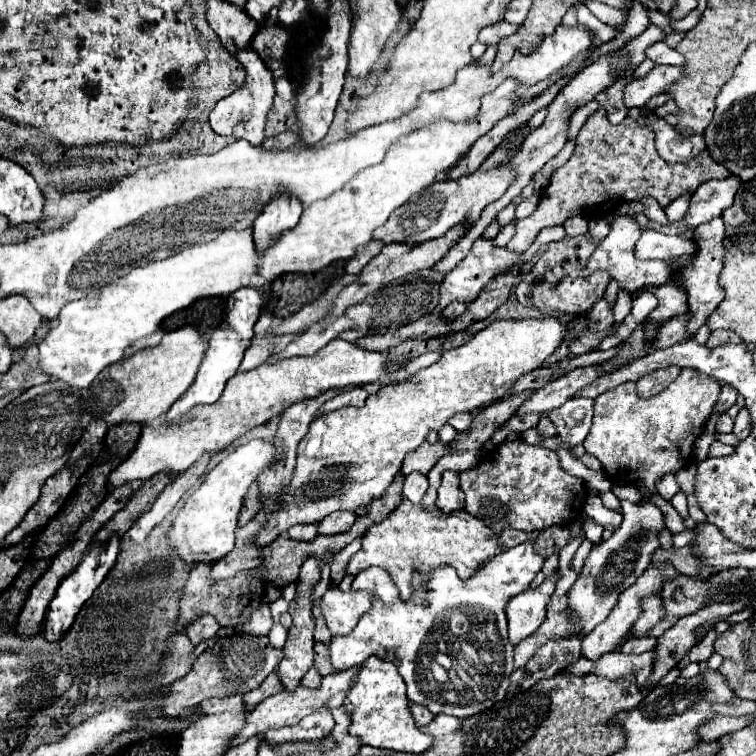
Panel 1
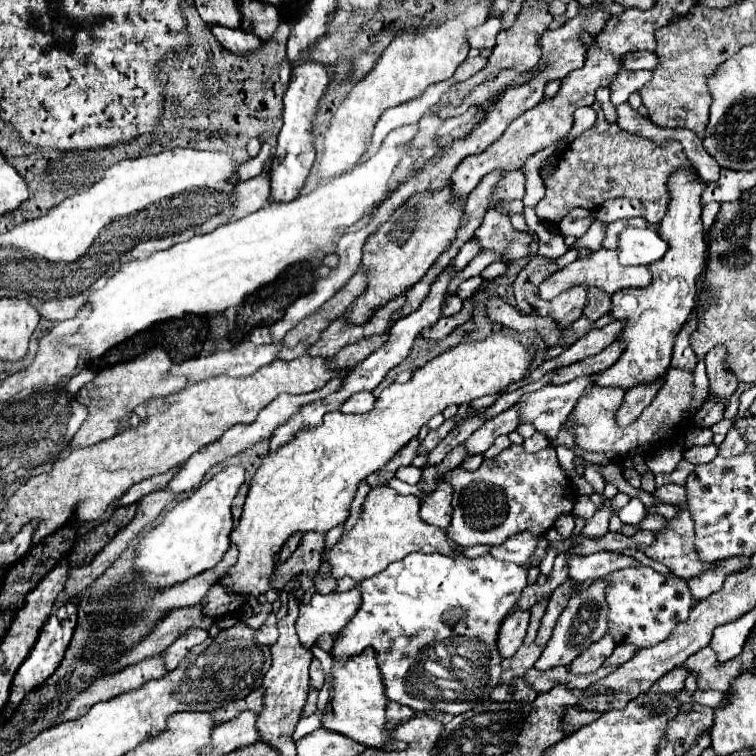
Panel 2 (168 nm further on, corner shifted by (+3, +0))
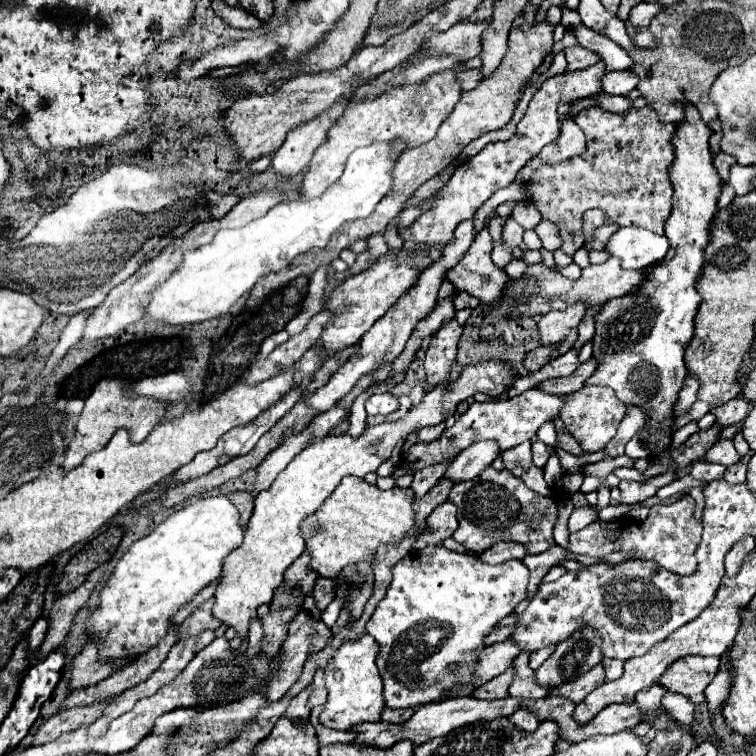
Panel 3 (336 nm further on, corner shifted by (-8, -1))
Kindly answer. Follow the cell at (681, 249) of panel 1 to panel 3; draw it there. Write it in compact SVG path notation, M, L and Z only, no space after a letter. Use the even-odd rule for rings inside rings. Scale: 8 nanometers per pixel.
M620 228L606 244L606 250L622 260L624 268L644 270L658 264L670 250L666 236L658 236L646 228Z

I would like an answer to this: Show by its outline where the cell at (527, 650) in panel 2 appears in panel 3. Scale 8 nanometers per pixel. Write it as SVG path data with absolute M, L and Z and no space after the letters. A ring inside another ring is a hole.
M508 668L504 674L492 678L490 682L482 684L480 688L474 690L472 696L476 698L482 698L482 700L494 700L494 698L506 698L508 696L508 688L510 688L510 682L514 678L516 670L514 668Z

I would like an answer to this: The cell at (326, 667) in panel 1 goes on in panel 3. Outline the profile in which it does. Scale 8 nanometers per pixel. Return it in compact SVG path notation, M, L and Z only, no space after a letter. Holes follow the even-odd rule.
M318 668L316 674L314 674L314 692L308 698L308 708L324 704L326 698L328 698L328 690L326 690L326 684L324 684L324 670Z

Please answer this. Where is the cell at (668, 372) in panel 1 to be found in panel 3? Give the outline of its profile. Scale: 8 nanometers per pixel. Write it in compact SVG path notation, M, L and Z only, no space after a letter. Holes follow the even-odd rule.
M628 406L626 408L626 416L618 426L616 438L612 438L612 442L606 446L608 456L622 456L624 454L624 446L630 442L632 436L636 436L644 426L648 424L648 412L640 406Z

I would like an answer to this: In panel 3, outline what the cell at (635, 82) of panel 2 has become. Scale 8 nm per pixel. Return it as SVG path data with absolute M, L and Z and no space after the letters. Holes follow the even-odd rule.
M608 72L604 76L604 92L614 96L628 96L636 86L640 78L634 72Z

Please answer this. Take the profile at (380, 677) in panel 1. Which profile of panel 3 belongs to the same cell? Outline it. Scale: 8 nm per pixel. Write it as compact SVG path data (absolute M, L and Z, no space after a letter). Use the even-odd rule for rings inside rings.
M364 634L354 642L344 642L336 656L324 668L326 672L326 688L328 700L320 714L320 722L334 730L350 730L360 722L380 722L380 714L384 710L384 696L382 696L382 678L376 666L378 644L372 636Z

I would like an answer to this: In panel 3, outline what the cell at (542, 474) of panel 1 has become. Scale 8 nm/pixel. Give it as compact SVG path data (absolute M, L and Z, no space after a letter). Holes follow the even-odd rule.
M488 466L476 480L456 482L450 490L450 502L460 510L458 530L454 540L472 552L486 552L498 542L520 542L528 546L530 554L540 554L554 546L552 530L558 520L558 500L530 490L520 478L512 476L506 468L494 470Z

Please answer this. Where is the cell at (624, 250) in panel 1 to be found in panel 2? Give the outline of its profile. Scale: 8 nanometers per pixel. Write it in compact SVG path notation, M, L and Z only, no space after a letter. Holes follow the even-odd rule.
M599 249L595 251L591 257L587 259L577 259L573 261L571 265L559 269L557 273L553 273L551 277L547 277L539 289L537 289L537 295L541 299L553 299L557 297L559 293L563 293L565 289L571 289L575 285L585 285L585 287L599 287L603 289L605 293L613 295L615 291L619 289L625 289L625 287L647 287L651 283L651 271L649 267L623 267L619 265L617 261L617 249Z

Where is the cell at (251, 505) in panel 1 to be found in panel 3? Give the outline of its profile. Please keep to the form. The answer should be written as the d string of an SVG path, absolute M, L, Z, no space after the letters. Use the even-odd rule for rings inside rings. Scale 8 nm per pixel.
M234 492L230 494L234 506L240 510L240 526L246 528L250 516L252 516L252 510L254 510L254 498L250 492Z

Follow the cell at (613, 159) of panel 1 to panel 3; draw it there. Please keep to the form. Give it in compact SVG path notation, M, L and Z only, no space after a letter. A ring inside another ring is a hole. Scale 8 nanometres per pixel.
M600 106L582 110L576 114L574 122L584 130L586 134L586 152L580 156L574 156L566 162L560 162L556 166L544 166L538 172L534 172L530 184L526 184L530 200L536 204L544 220L552 220L560 228L560 236L564 240L562 250L566 254L574 254L578 248L582 248L582 214L590 208L602 208L610 222L616 222L620 226L642 226L656 234L664 234L664 222L670 216L672 210L672 182L670 182L670 166L674 162L674 124L662 124L656 116L656 112L646 108L632 108L626 116L618 116L614 112L608 112Z

